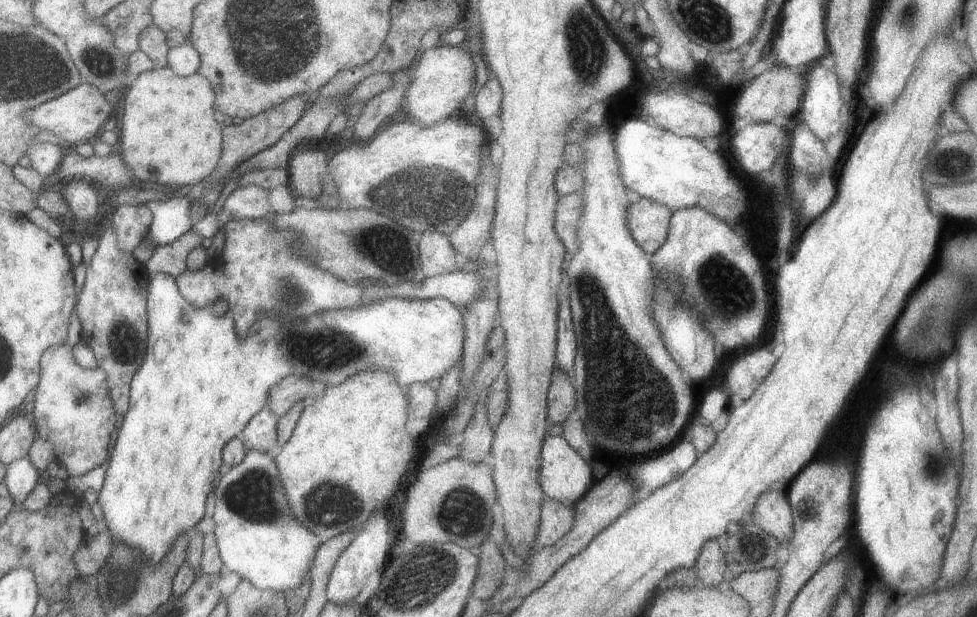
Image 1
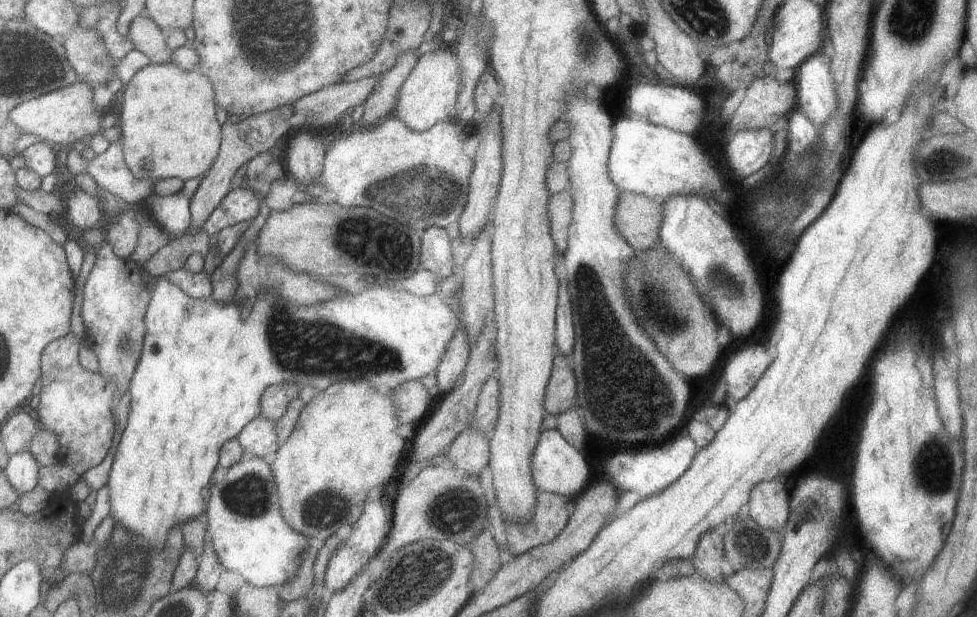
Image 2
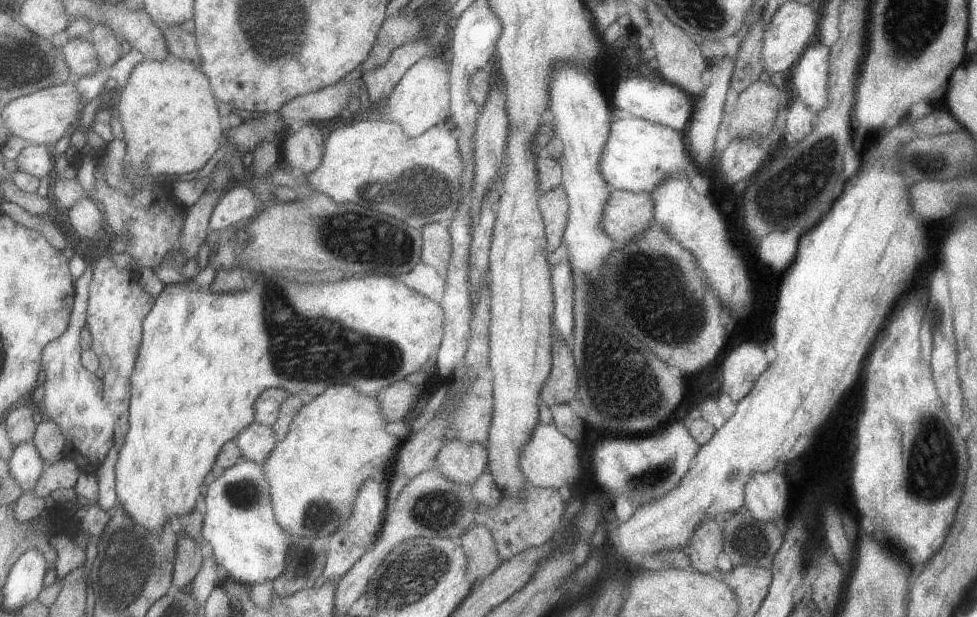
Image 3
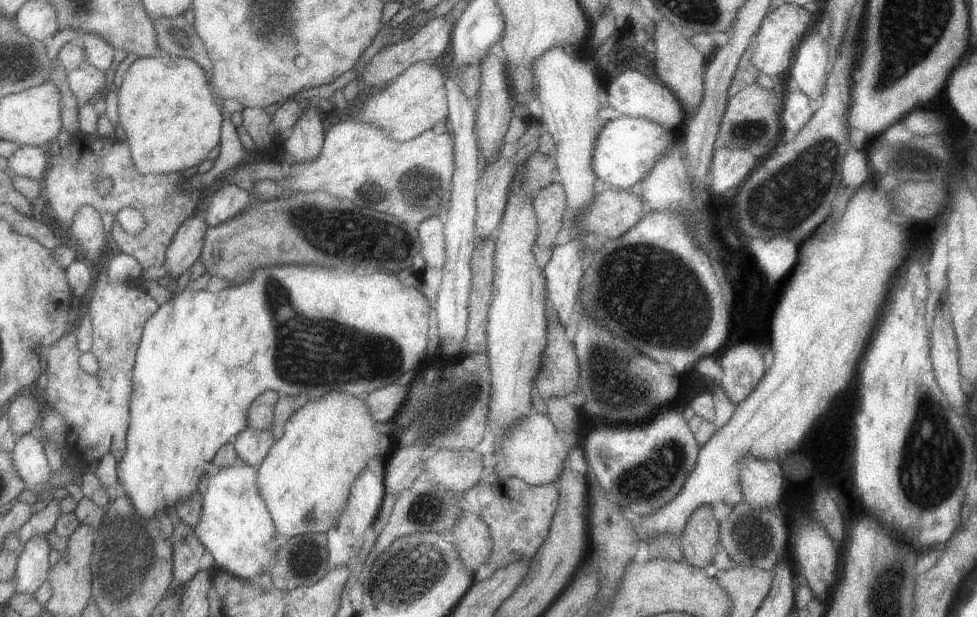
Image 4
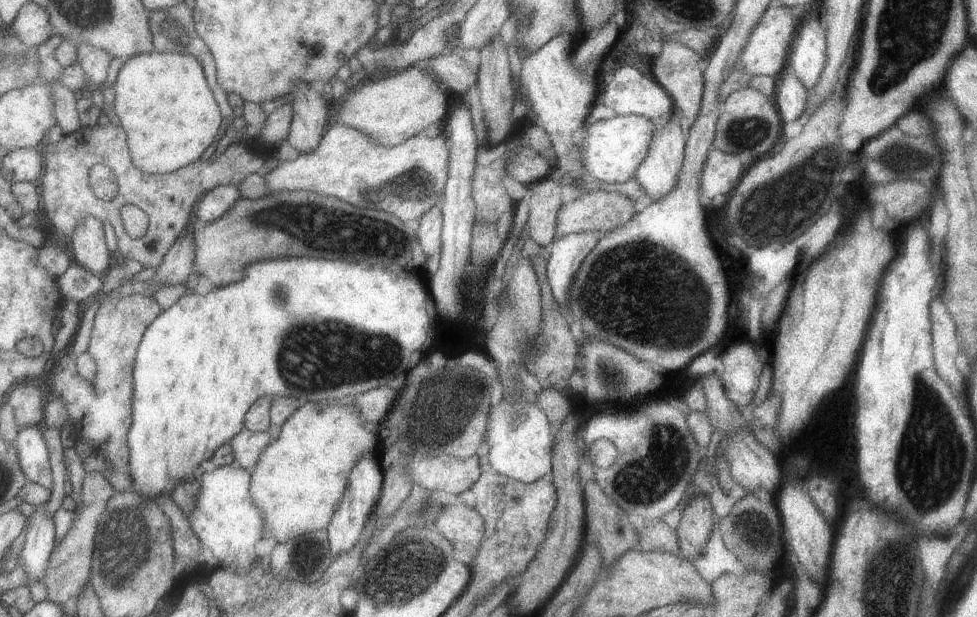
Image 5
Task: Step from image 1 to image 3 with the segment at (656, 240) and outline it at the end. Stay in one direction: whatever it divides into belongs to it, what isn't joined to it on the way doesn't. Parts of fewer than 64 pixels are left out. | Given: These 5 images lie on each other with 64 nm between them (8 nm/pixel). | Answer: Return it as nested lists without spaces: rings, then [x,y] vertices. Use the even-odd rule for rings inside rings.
[[[609,190],[605,204],[601,208],[599,232],[609,236],[611,242],[627,242],[637,234],[645,224],[653,222],[651,202],[645,192],[627,192],[627,190]]]

